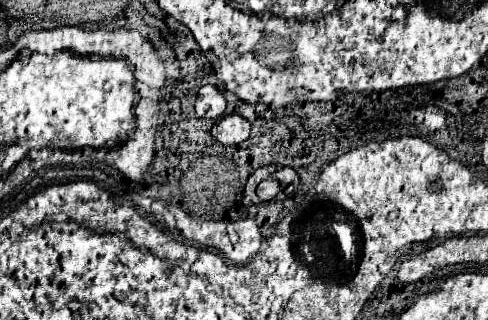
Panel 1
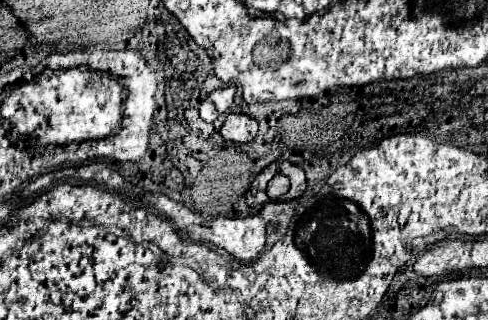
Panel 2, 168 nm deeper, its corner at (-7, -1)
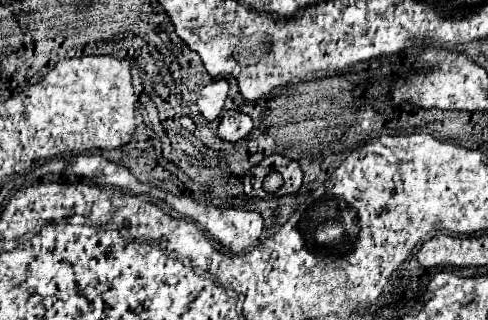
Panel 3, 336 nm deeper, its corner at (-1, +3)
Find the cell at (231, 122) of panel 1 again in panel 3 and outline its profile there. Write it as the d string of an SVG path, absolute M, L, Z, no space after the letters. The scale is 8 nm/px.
M225 111L221 115L221 123L219 123L219 137L223 141L239 141L245 139L253 129L253 121L249 115L241 113L241 111Z

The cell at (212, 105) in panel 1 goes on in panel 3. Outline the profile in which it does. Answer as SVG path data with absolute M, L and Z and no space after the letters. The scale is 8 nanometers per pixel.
M217 79L201 89L197 105L207 121L215 121L221 115L223 103L227 99L227 89L229 89L229 83L225 79Z

